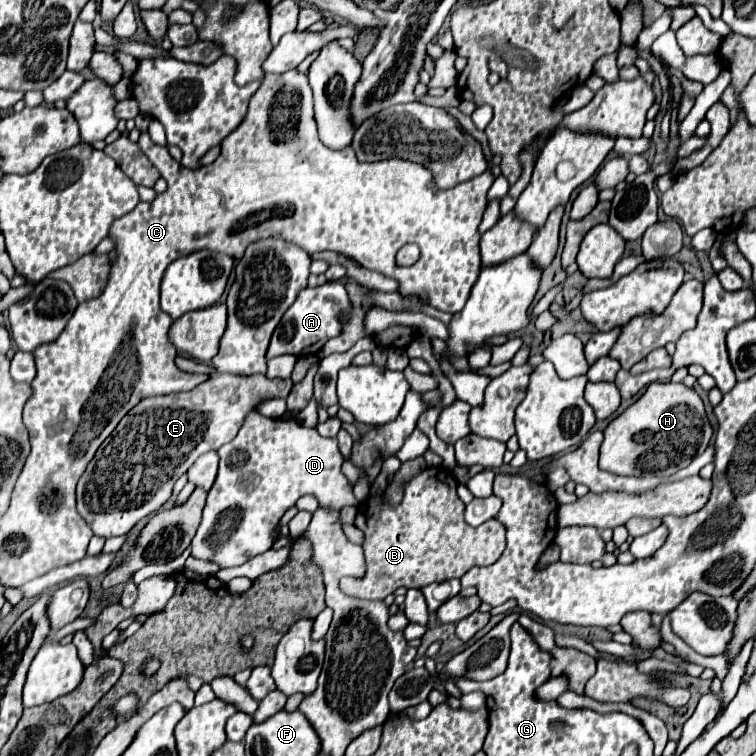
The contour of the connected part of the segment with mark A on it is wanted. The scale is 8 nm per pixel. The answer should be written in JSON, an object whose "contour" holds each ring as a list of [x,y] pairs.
{"contour":[[[327,281],[325,285],[319,285],[315,289],[305,287],[301,295],[297,295],[297,303],[293,303],[285,311],[281,323],[277,325],[269,343],[267,359],[277,355],[295,355],[295,357],[317,355],[331,337],[337,337],[341,333],[343,319],[339,319],[339,315],[341,311],[349,311],[349,309],[351,309],[351,303],[343,283]]]}

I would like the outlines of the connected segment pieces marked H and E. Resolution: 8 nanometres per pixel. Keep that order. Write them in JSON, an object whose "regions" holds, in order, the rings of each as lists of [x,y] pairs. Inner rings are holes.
{"regions":[[[[653,383],[643,397],[635,401],[625,413],[615,417],[605,433],[601,445],[599,467],[615,475],[657,475],[671,477],[687,467],[695,455],[701,455],[713,435],[701,397],[695,389],[683,383]]],[[[177,356],[176,366],[188,373],[202,373],[209,376],[209,381],[195,387],[189,393],[177,393],[167,397],[149,397],[143,399],[137,407],[133,407],[121,423],[115,427],[115,431],[103,441],[103,445],[97,449],[95,457],[91,459],[89,467],[85,469],[85,475],[79,479],[77,485],[77,511],[79,515],[91,525],[93,533],[109,539],[117,535],[125,535],[137,521],[143,517],[155,513],[173,493],[175,481],[195,463],[195,459],[207,451],[217,451],[221,445],[229,443],[247,413],[253,411],[253,407],[269,397],[283,397],[287,399],[293,383],[291,379],[267,379],[265,375],[251,375],[251,377],[237,377],[227,373],[217,373],[210,365],[199,363],[187,357]],[[143,491],[151,491],[147,501],[143,499]]]]}

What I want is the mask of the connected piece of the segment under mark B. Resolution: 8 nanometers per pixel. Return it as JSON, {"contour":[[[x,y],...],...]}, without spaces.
{"contour":[[[427,467],[403,487],[403,499],[399,505],[389,505],[383,495],[371,495],[361,503],[355,515],[355,525],[363,531],[363,549],[367,557],[367,573],[363,579],[351,581],[351,595],[359,599],[385,599],[399,587],[423,587],[433,581],[449,581],[465,575],[471,567],[493,565],[505,551],[505,527],[497,519],[489,519],[479,527],[471,527],[463,519],[465,505],[457,497],[455,475],[445,467]]]}

